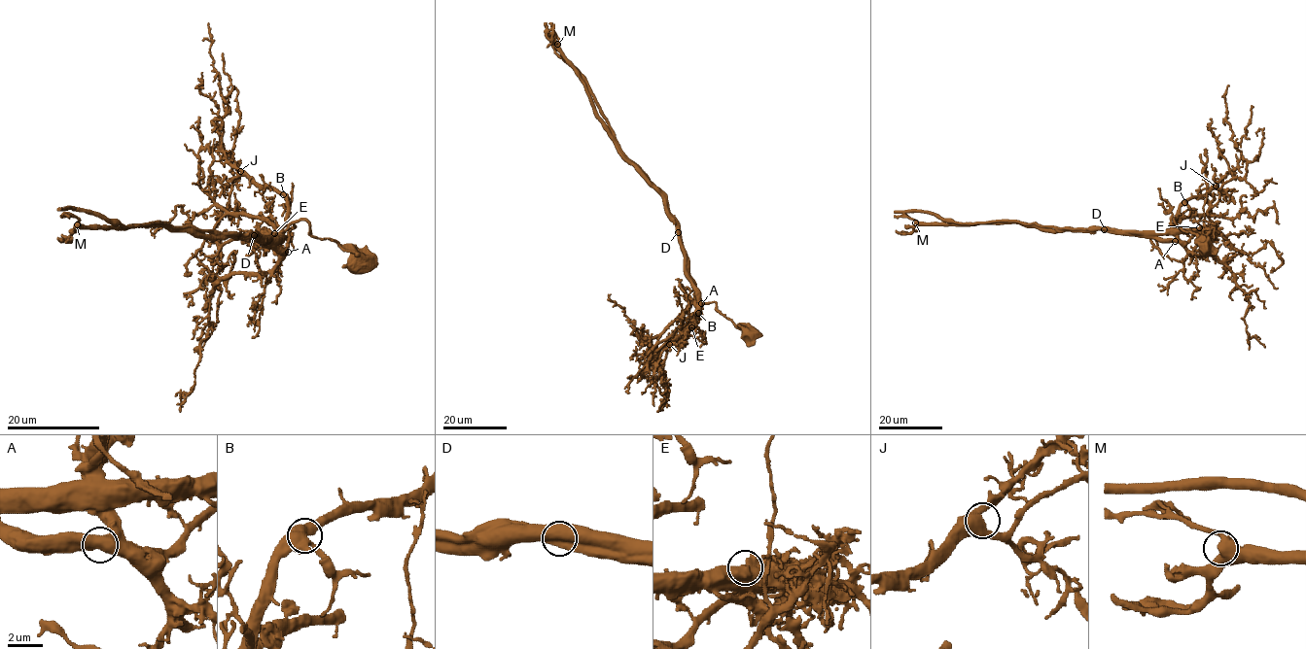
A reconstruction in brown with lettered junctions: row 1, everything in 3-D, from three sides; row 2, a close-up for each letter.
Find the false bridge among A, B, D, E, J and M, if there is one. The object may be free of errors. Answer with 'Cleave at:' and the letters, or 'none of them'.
Cleave at: D

